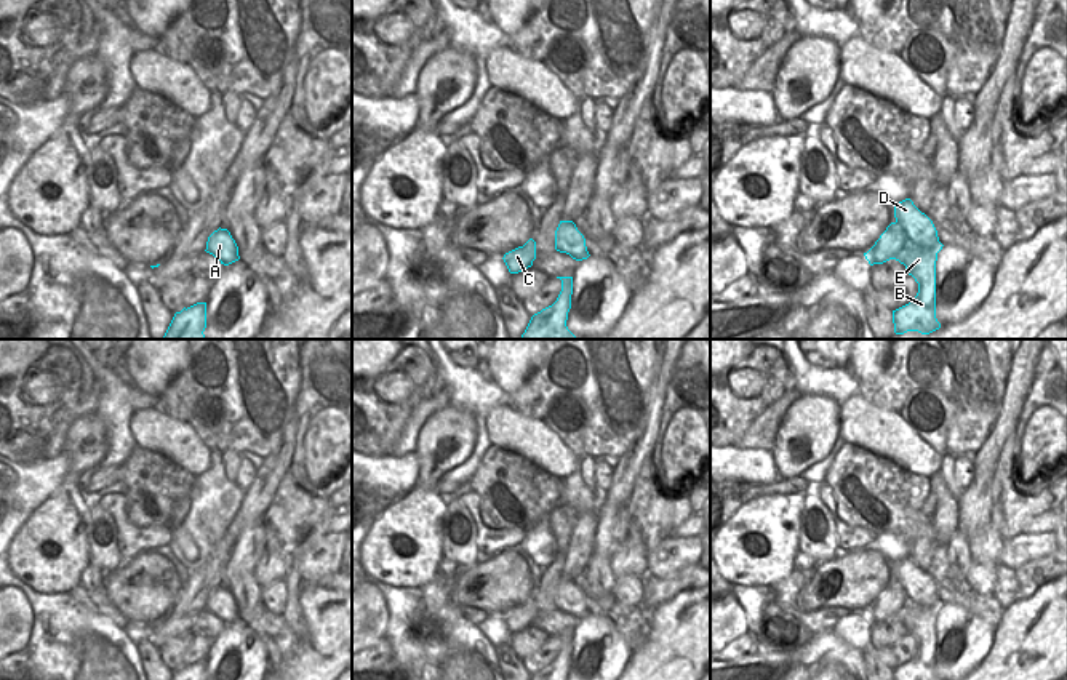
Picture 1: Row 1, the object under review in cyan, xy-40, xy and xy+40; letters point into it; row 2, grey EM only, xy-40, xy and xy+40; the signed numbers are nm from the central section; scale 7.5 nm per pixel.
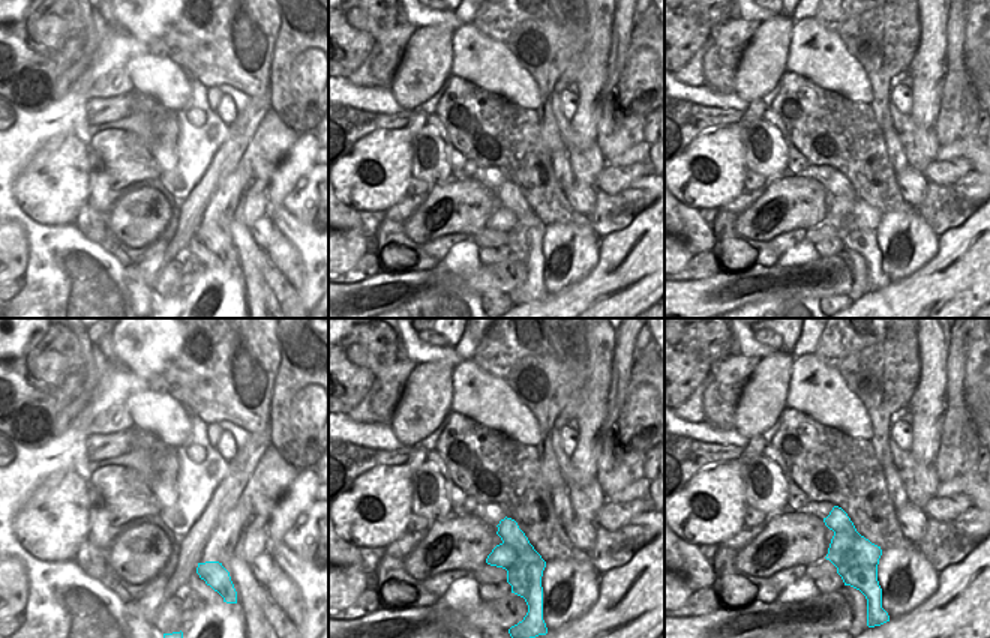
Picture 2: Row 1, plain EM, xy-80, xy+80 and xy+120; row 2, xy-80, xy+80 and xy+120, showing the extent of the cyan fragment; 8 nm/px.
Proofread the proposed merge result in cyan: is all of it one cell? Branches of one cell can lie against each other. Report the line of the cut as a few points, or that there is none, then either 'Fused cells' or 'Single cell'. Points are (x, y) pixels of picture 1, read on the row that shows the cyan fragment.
Split along xy+40 (935, 228), (919, 244), (920, 247). Fused cells.

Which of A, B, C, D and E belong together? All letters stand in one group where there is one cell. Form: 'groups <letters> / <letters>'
groups A / B C D E

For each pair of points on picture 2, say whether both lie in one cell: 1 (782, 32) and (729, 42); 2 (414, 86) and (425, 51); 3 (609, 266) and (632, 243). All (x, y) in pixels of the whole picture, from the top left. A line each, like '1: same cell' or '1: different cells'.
1: different cells
2: same cell
3: same cell

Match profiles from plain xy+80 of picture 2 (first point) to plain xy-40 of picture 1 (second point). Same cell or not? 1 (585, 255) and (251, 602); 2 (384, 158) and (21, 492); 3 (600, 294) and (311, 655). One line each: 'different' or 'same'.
1: different
2: different
3: same

